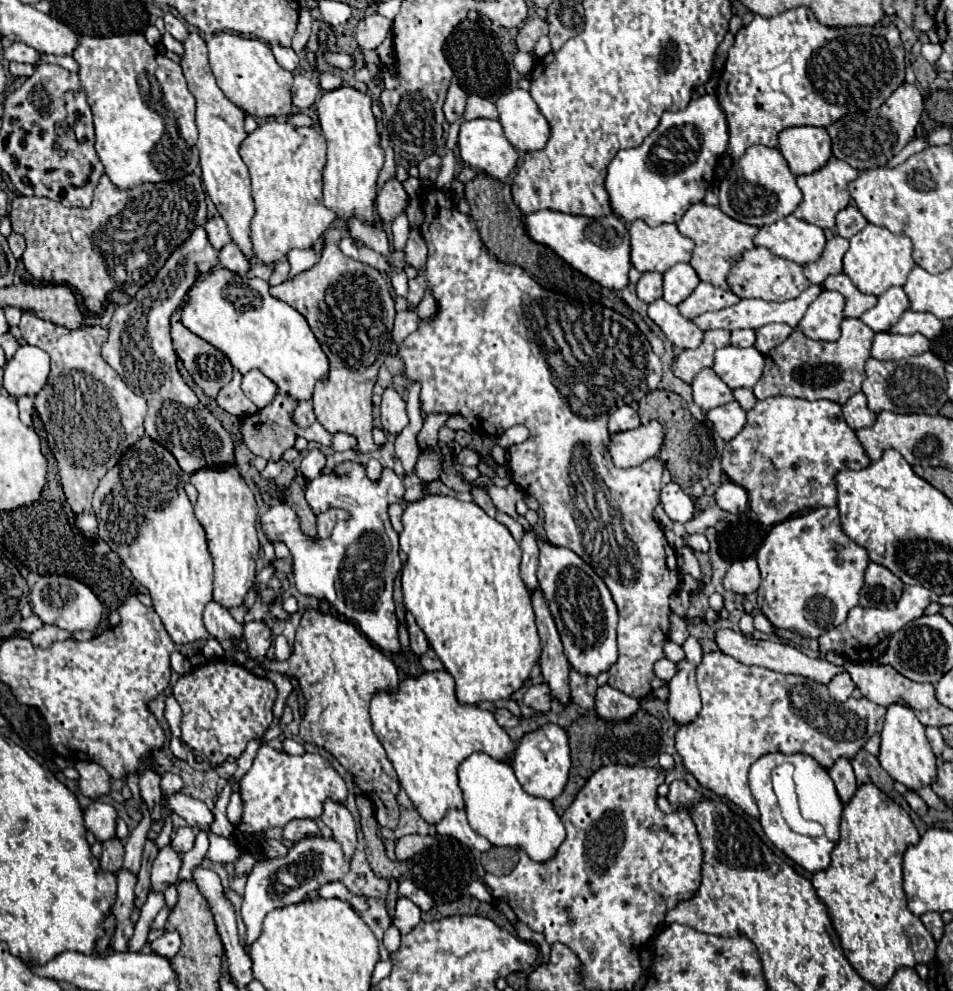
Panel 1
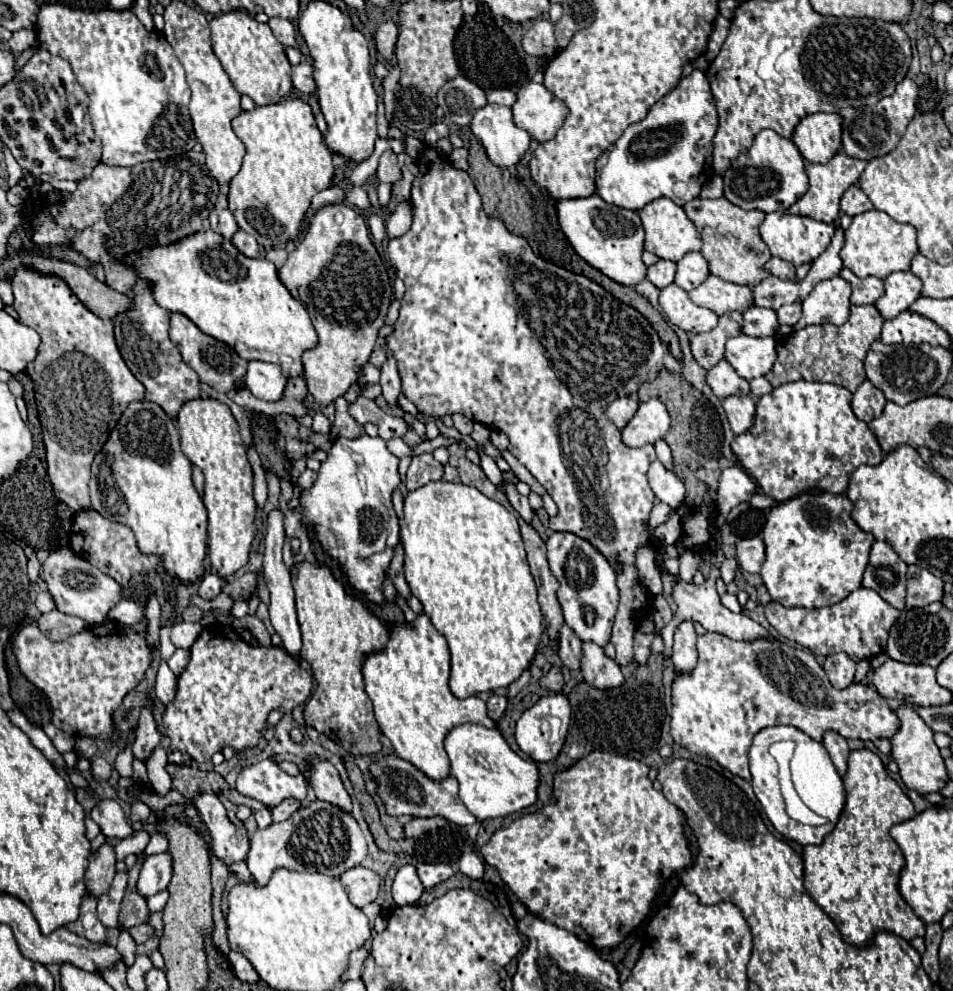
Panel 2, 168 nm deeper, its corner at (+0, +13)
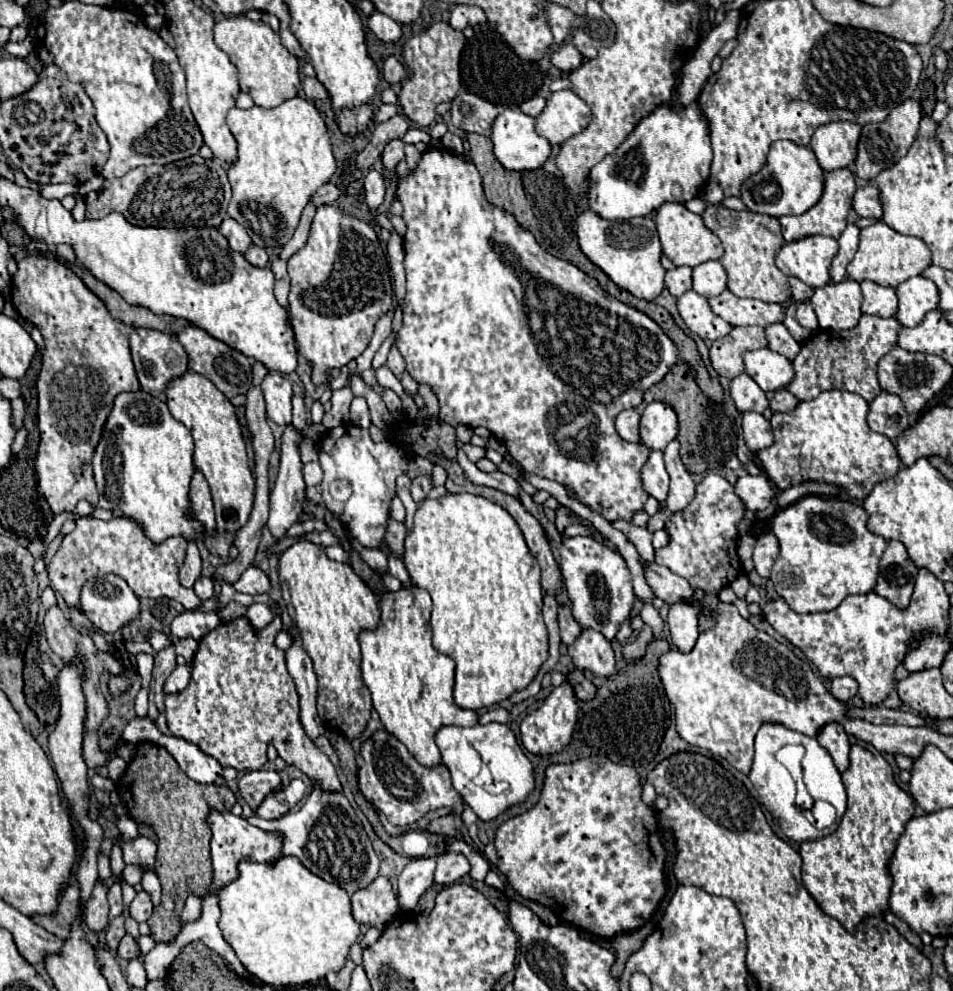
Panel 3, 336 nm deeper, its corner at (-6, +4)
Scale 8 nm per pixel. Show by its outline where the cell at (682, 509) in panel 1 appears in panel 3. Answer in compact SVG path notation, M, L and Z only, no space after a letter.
M650 452L646 464L642 466L642 484L644 490L654 496L658 502L664 502L668 496L668 472L664 468L664 460L662 460L662 452Z

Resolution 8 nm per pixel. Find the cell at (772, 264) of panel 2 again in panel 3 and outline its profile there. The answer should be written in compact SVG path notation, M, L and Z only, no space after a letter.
M790 278L790 284L792 284L792 300L796 300L796 302L808 302L812 298L814 290L810 286L806 286L802 280Z

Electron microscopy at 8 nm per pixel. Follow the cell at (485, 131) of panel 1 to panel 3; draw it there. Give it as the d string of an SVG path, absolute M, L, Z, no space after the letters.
M504 110L492 124L492 142L494 154L506 170L538 170L548 160L552 146L546 138L536 134L536 120L520 110Z

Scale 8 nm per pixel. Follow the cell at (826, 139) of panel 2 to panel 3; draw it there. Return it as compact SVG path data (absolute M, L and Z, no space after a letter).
M830 122L820 126L810 142L818 164L826 172L850 166L856 160L860 130L862 126L854 122Z

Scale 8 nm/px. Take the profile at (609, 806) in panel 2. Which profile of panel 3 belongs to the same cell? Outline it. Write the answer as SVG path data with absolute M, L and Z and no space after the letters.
M586 756L566 764L550 764L538 804L506 820L496 832L498 870L522 898L548 906L570 926L602 938L638 930L646 924L666 892L666 850L658 834L658 814L642 802L640 794L642 784L638 772L632 766L614 764L608 758Z

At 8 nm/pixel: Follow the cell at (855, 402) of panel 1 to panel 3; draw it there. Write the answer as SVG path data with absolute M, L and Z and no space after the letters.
M882 392L876 400L872 400L868 412L868 426L878 434L888 436L890 440L896 440L906 428L910 428L910 416L904 410L900 396Z

